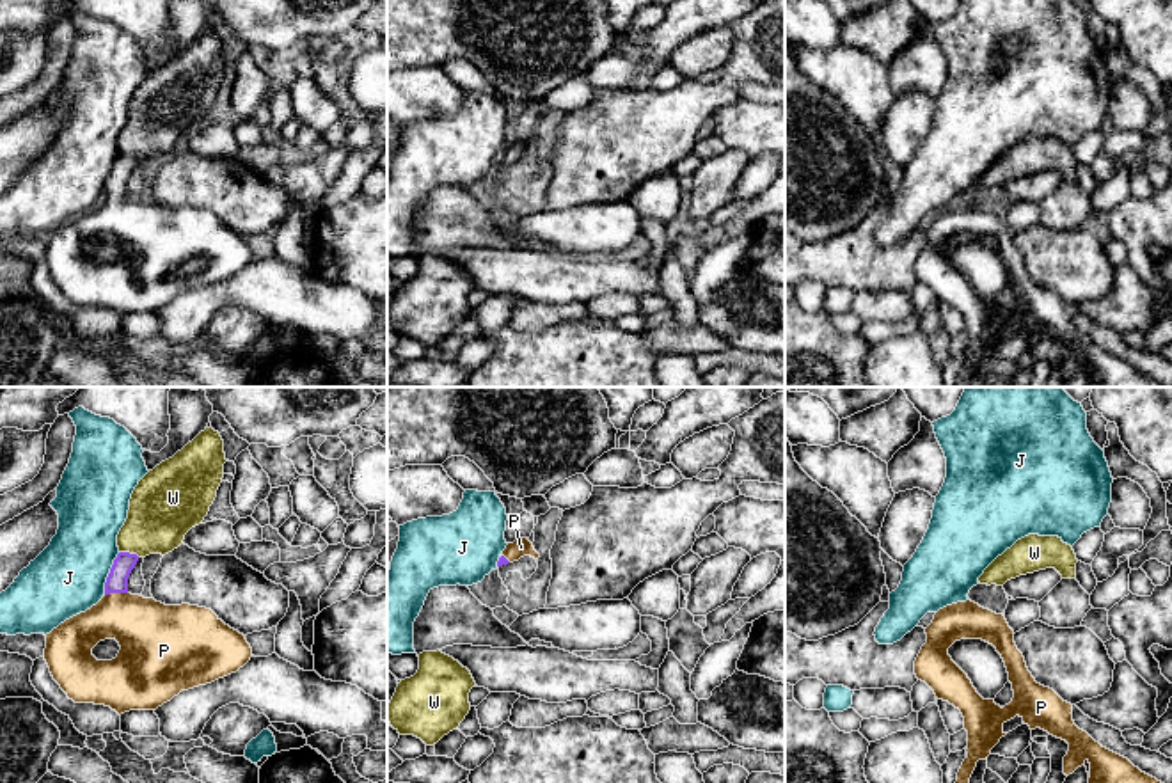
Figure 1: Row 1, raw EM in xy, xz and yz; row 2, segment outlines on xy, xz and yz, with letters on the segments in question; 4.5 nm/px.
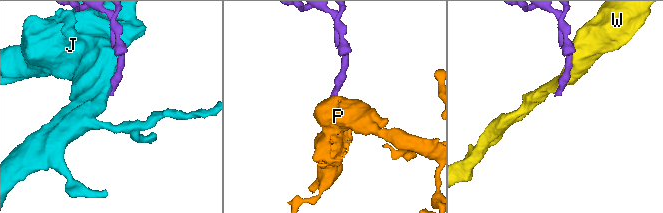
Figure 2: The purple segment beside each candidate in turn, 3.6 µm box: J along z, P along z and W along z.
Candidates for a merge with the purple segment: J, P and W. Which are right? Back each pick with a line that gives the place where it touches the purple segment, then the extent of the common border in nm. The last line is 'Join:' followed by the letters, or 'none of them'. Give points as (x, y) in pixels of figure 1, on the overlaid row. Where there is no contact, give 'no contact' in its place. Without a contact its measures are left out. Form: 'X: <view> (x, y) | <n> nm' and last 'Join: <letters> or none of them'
P: xy (116, 592) | 110 nm
Join: P

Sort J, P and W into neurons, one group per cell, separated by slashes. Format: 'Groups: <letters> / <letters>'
Groups: J / P / W

